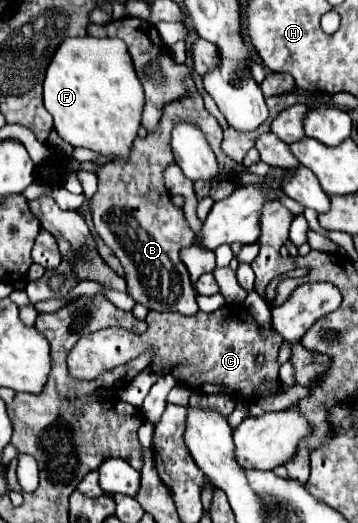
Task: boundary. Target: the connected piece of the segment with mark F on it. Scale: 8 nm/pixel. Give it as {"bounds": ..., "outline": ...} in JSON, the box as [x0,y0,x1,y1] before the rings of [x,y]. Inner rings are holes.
{"bounds":[44,36,142,158],"outline":[[[74,36],[62,40],[56,48],[44,78],[44,106],[54,118],[54,128],[58,136],[72,144],[74,148],[90,148],[102,156],[126,158],[130,146],[138,134],[140,114],[142,114],[142,84],[134,72],[126,44],[118,38],[94,38],[94,36]]]}

